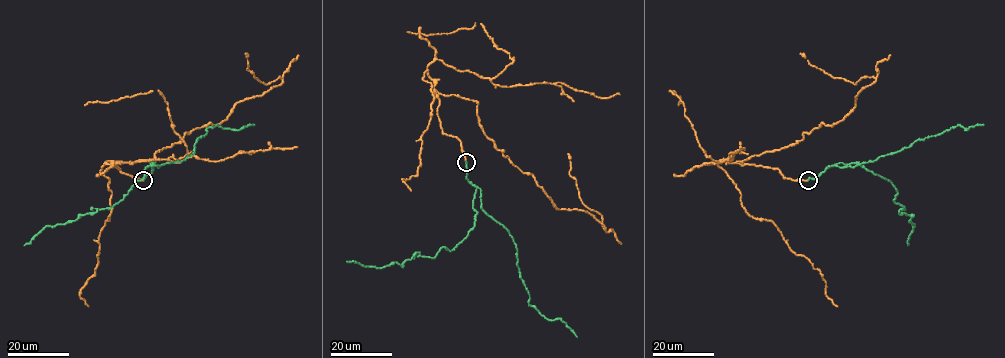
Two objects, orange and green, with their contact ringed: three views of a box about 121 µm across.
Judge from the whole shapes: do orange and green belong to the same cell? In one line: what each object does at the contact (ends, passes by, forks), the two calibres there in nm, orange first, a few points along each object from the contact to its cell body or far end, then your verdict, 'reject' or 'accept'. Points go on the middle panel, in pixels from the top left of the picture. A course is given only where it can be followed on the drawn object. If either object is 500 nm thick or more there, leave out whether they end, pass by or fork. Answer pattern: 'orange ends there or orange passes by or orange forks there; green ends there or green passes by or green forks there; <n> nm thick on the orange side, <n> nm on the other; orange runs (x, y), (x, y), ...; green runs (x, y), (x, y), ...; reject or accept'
orange ends there; green ends there; 220 nm thick on the orange side, 260 nm on the other; orange runs (466, 161), (442, 132), (436, 91), (476, 101), (502, 155), (557, 208), (586, 211), (604, 229), (567, 153); green runs (466, 162), (476, 188), (474, 226), (451, 250), (382, 267), (346, 261); accept

